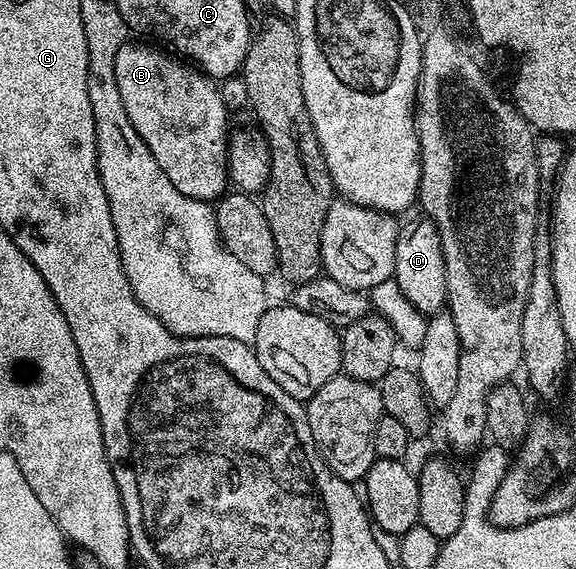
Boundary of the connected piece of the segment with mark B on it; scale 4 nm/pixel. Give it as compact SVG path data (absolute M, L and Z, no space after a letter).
M126 41L115 57L115 81L119 85L119 97L123 97L123 107L127 109L127 117L131 117L131 125L135 125L135 133L143 137L147 149L151 149L151 157L159 161L159 169L167 173L167 181L171 181L171 185L175 185L179 193L192 199L206 201L220 199L226 194L231 183L229 177L229 132L231 130L229 118L231 115L221 96L220 86L196 66L148 42L133 42Z

